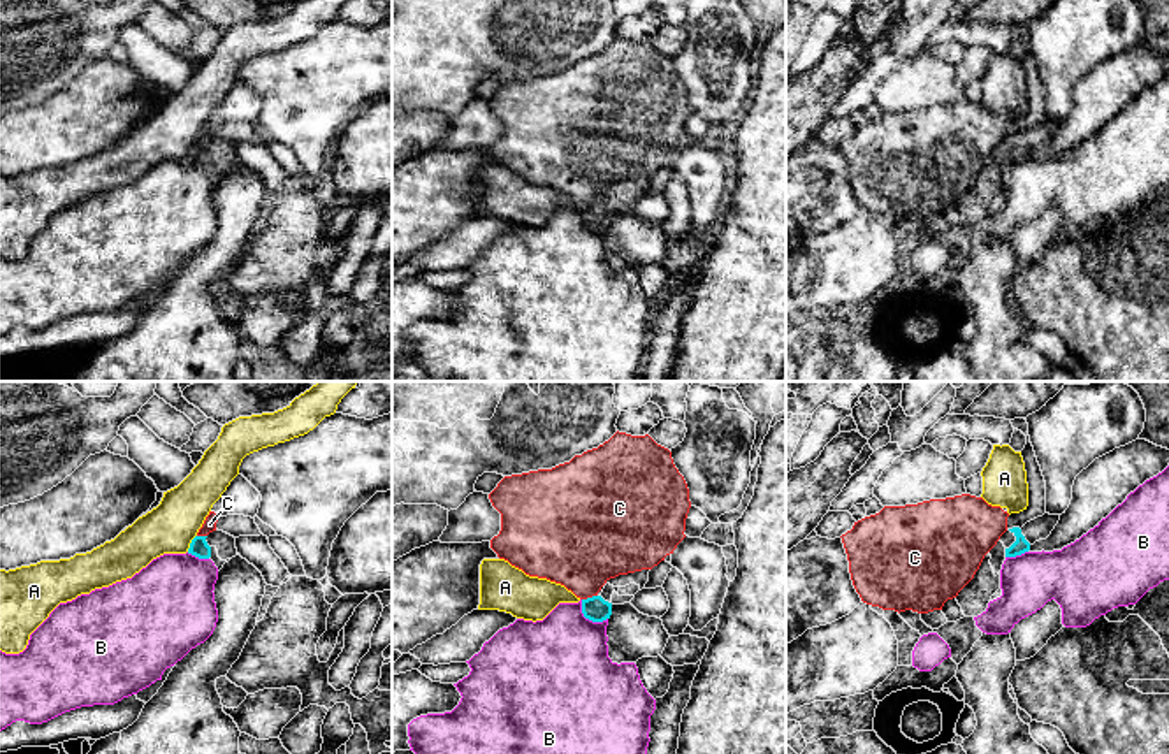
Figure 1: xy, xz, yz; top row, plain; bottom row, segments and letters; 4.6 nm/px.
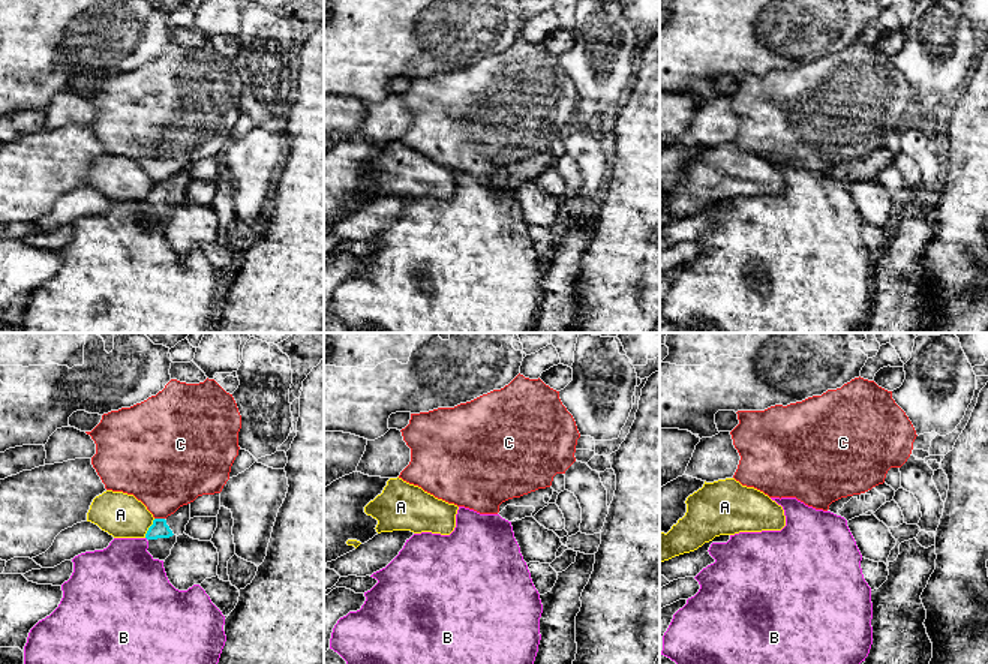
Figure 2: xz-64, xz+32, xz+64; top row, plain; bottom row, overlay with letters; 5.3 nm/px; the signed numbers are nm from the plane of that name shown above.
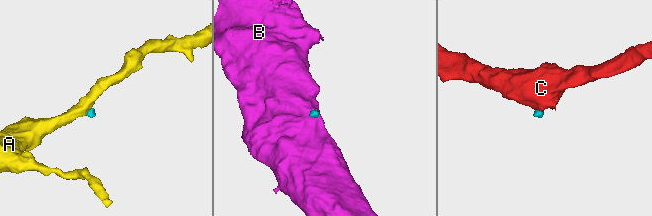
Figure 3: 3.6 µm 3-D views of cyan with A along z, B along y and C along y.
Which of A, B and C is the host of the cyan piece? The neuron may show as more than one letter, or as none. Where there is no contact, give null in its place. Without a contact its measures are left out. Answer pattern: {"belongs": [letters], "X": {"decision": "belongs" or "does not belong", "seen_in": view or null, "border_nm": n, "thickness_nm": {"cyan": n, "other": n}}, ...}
{"belongs": [], "A": {"decision": "does not belong", "seen_in": "xy", "border_nm": 90, "thickness_nm": {"cyan": 90, "other": 240}}, "B": {"decision": "does not belong", "seen_in": "xz", "border_nm": 160, "thickness_nm": {"cyan": 120, "other": 440}}, "C": {"decision": "does not belong", "seen_in": "xz", "border_nm": 80, "thickness_nm": {"cyan": 120, "other": 400}}}

